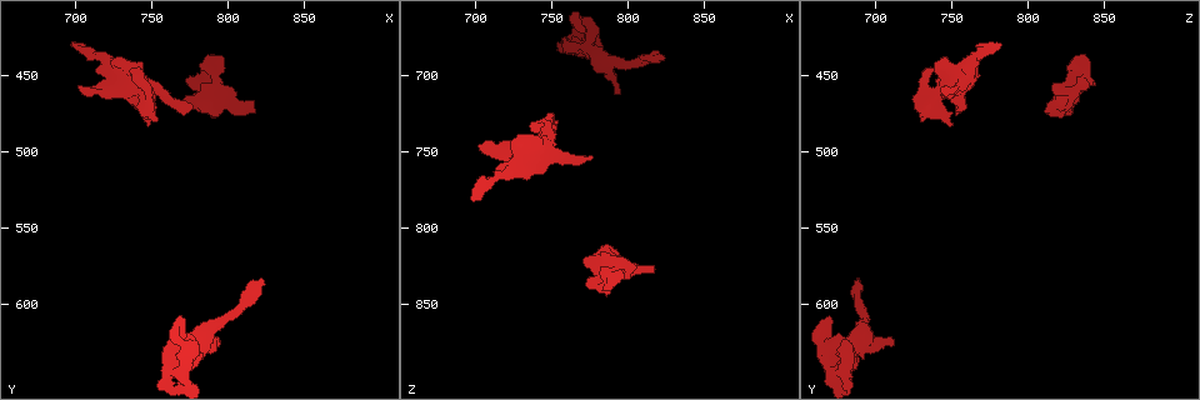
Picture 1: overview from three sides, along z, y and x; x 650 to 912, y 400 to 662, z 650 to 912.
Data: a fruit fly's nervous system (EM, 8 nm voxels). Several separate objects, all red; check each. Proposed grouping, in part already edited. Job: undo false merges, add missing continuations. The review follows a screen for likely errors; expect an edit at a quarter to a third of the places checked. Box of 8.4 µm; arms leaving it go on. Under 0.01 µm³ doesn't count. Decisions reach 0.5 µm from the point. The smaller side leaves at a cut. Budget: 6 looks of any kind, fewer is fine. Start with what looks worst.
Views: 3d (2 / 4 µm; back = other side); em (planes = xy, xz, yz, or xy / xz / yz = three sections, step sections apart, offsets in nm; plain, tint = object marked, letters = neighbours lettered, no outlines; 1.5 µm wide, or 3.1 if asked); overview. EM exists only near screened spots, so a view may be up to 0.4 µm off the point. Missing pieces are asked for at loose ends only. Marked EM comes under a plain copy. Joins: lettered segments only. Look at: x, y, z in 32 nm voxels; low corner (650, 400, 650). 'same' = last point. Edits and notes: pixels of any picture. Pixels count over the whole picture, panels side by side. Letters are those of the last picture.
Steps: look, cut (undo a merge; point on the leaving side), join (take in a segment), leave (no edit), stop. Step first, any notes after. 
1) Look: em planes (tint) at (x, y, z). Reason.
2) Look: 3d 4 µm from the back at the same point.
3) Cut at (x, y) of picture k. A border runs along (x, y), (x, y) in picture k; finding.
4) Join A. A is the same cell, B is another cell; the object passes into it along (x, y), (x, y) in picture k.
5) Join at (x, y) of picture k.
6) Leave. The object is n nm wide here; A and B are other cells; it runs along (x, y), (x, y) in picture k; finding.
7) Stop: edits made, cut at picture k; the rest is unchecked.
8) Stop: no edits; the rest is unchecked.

Look: 3d 2 µm at (822, 584, 688). Branch stops here.

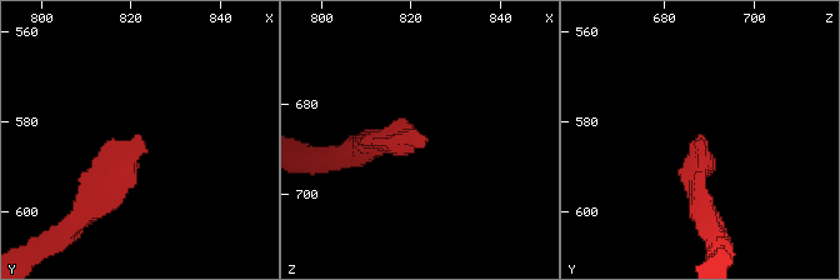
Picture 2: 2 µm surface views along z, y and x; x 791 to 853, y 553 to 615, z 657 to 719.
Look: em planes (tint) at (822, 583, 687). Need the tissue.

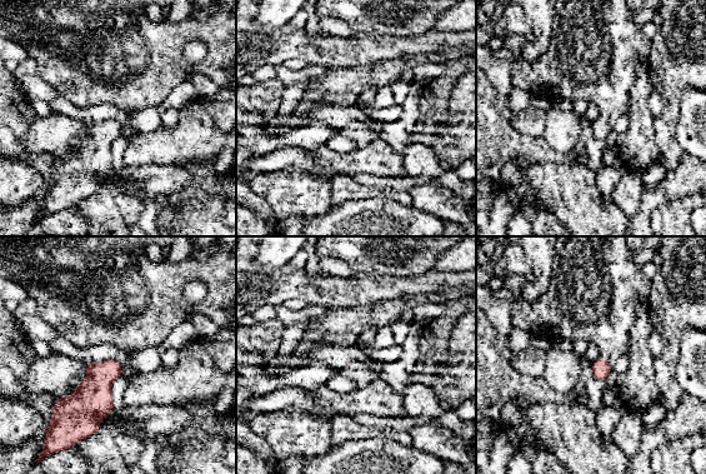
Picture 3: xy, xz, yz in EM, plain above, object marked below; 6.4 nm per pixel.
Look: em planes (letters) at the same point. What lies round it.

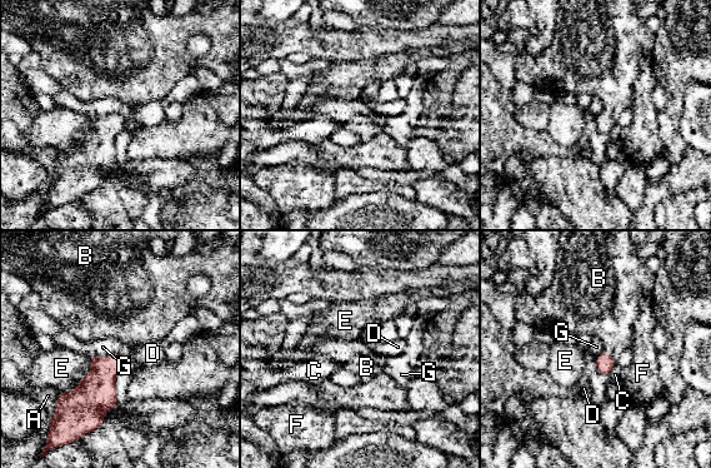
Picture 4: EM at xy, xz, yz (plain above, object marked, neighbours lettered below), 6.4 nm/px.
Join B. The longest contact is with E, 300 nm; B is the same cell, A, C, D, E, F and G are other cells; the neuron continues.

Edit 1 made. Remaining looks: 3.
Look: overview. See it whole again.

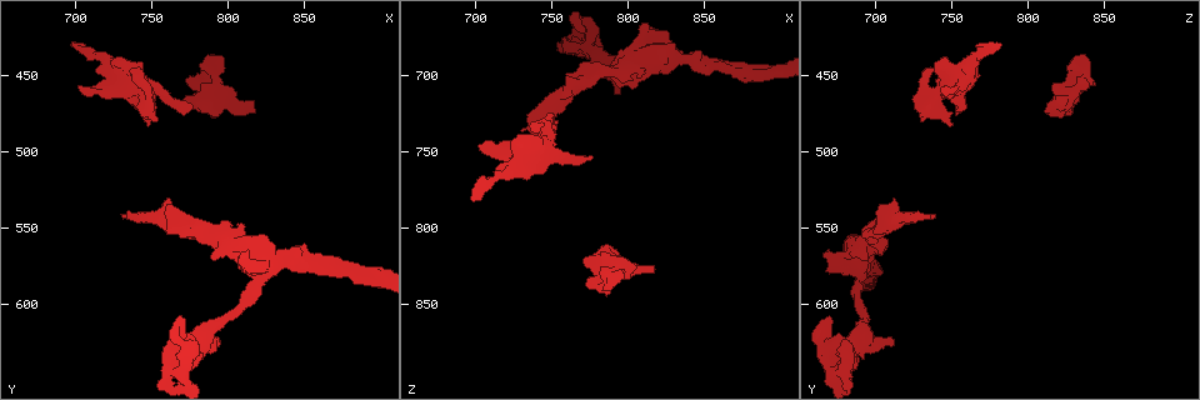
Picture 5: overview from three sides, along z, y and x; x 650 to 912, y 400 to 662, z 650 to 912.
Look: 3d 2 µm from the back at (774, 472, 754). Free end.

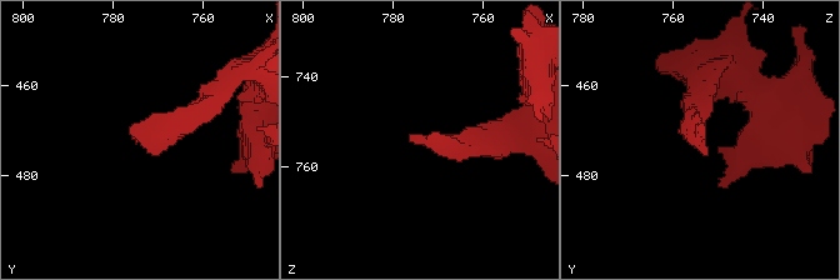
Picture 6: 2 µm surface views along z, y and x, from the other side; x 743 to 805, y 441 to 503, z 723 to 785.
Look: em planes (letters) at (775, 470, 753). Now the EM.

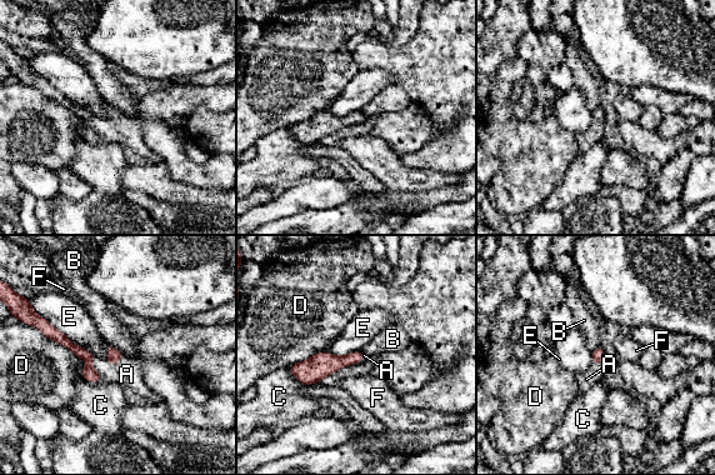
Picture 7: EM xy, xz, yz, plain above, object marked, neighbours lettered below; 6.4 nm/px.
Join A. A is the same cell, B, C, D, E and F are other cells; the neuron continues.

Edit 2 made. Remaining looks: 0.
Stop: edits made, join at picture 4, join at picture 7; the rest is unchecked.

